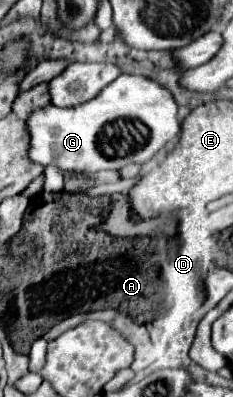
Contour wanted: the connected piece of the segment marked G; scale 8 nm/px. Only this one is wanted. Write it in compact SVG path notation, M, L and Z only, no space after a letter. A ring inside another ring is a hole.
M120 75L84 105L70 109L48 105L32 111L26 119L30 137L28 157L42 167L54 165L78 173L120 171L128 163L142 167L178 137L180 121L176 111L178 107L172 95L156 81L140 75ZM142 125L148 131L142 131Z

